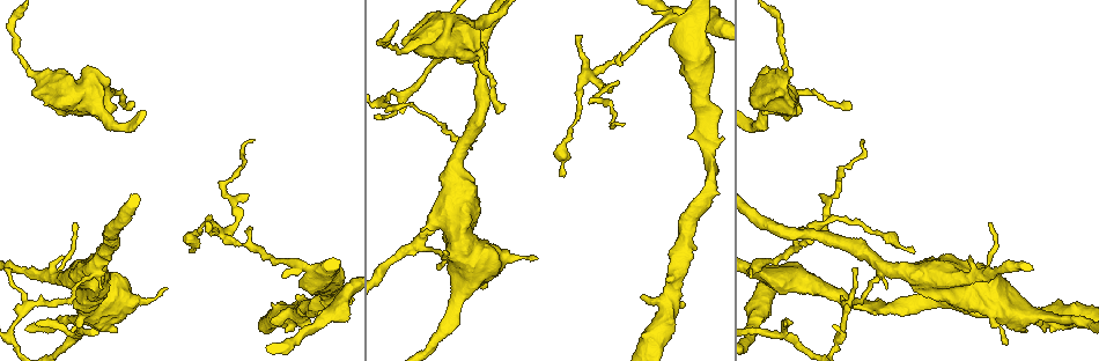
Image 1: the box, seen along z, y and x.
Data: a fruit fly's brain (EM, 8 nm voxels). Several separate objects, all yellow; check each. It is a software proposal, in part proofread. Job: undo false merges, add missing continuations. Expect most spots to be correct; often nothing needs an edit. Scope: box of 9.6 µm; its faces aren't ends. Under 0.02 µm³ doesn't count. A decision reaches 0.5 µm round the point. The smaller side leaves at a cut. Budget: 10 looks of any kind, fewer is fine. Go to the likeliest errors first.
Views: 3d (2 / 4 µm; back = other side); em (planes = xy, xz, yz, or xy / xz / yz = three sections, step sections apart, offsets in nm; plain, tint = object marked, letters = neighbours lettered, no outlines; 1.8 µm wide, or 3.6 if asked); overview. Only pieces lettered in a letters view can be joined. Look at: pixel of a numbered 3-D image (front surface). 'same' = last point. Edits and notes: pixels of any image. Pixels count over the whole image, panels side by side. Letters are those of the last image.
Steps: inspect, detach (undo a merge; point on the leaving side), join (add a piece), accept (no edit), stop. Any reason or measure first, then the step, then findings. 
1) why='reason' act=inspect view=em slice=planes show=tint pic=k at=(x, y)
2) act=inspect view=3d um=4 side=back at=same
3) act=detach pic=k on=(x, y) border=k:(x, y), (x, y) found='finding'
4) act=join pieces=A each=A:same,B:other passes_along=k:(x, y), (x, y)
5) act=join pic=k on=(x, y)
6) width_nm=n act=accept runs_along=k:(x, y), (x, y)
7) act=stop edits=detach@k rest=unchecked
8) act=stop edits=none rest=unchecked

why='abrupt turn' act=inspect view=em slice=planes show=plain pic=1 at=(593, 74)

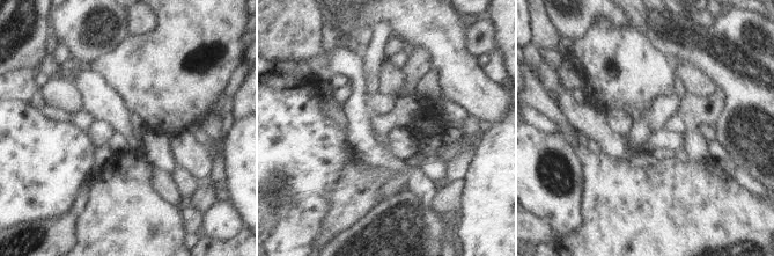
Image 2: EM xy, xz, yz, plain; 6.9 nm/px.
why='see the neighbours' act=inspect view=em slice=planes show=letters at=same

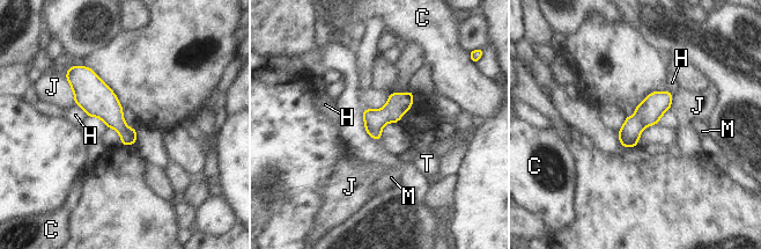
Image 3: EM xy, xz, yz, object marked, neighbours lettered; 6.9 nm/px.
width_nm=150 act=accept each=C:other,H:other,J:other,M:other,T:other runs_along=3:(76, 71), (132, 141) found='one cell here'

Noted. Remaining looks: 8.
why='tapers out' act=inspect view=em slice=planes show=letters pic=1 at=(190, 252)

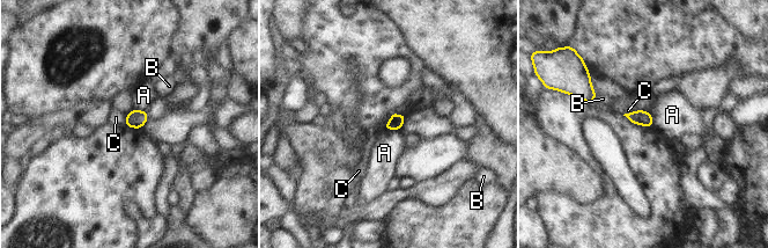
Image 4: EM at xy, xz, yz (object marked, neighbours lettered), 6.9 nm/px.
act=accept each=A:other,B:other,C:other border=4:(649, 112), (652, 126) found='none of them fits'

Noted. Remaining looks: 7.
why='an open end' act=inspect view=em slice=planes show=tint pic=1 at=(167, 289)

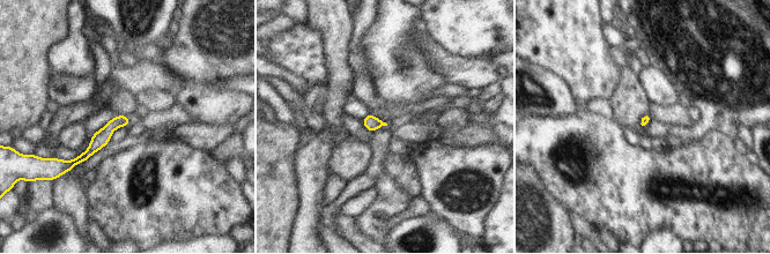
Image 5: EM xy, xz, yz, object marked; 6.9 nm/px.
act=inspect view=em slice=planes show=letters at=same

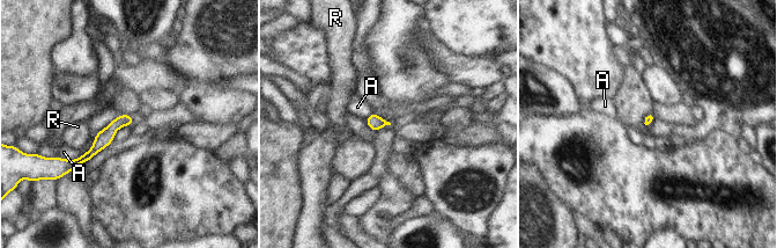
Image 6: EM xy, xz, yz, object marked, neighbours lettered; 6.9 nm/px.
act=accept each=A:other,R:other border=6:(96, 135), (78, 158), (56, 157) found='none of them fits'

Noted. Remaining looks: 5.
act=inspect view=3d um=4 pic=1 at=(274, 324)

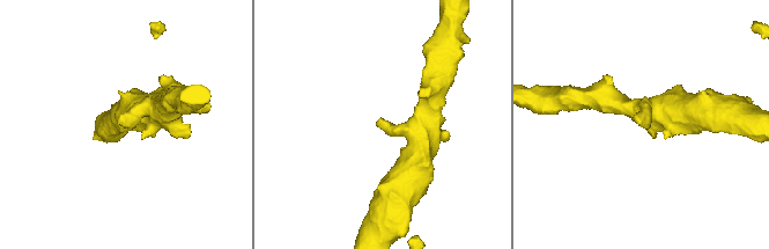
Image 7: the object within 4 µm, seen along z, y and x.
why='shape alone is not enough' act=inspect view=em slice=yz step=4 show=letters pic=7 at=(378, 124)

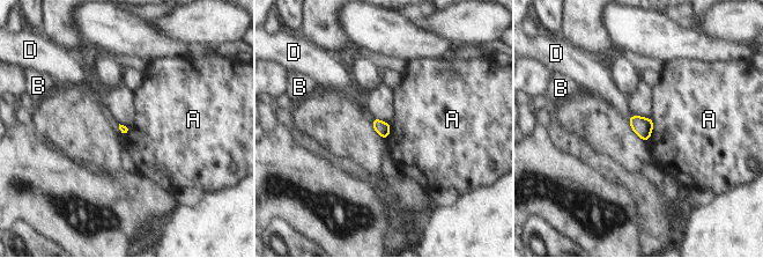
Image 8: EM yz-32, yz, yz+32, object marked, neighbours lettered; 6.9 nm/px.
act=inspect view=em slice=planes show=letters at=same

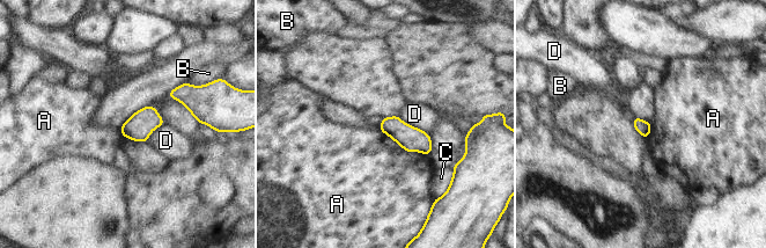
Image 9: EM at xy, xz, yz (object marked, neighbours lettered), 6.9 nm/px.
act=accept each=A:other,B:other,C:other,D:other border=9:(381, 130), (406, 151), (428, 155) found='none of them fits'

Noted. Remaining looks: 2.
act=stop edits=none rest=unchecked

